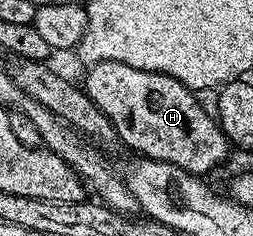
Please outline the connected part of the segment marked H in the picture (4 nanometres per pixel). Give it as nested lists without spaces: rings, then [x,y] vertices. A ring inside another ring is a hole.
[[[100,61],[89,68],[84,82],[84,90],[91,101],[109,117],[114,127],[114,134],[123,139],[139,156],[156,161],[168,161],[180,169],[199,177],[209,176],[213,167],[218,167],[232,151],[232,144],[222,128],[218,126],[215,116],[202,108],[197,94],[184,86],[176,77],[136,69],[132,65],[124,65],[120,61]]]

